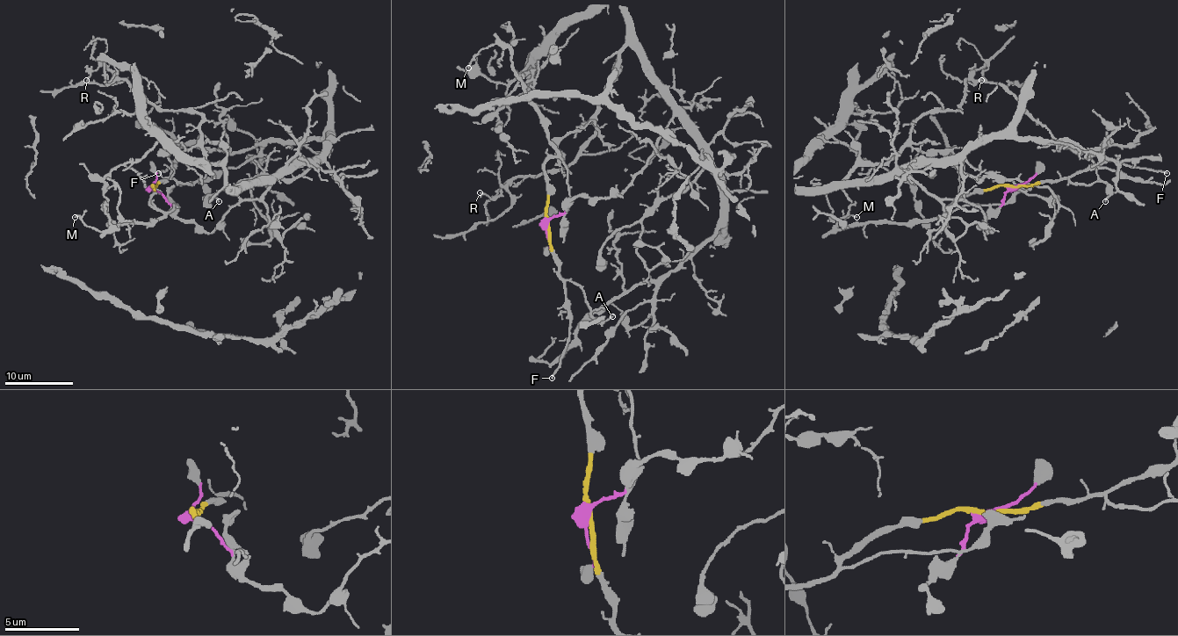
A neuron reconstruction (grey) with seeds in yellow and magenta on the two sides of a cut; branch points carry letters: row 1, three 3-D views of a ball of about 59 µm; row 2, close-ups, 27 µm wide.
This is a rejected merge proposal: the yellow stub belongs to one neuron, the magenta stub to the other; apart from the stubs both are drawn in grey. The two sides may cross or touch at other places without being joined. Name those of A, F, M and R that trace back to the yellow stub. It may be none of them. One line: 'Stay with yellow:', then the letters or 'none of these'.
Stay with yellow: A, F, M

